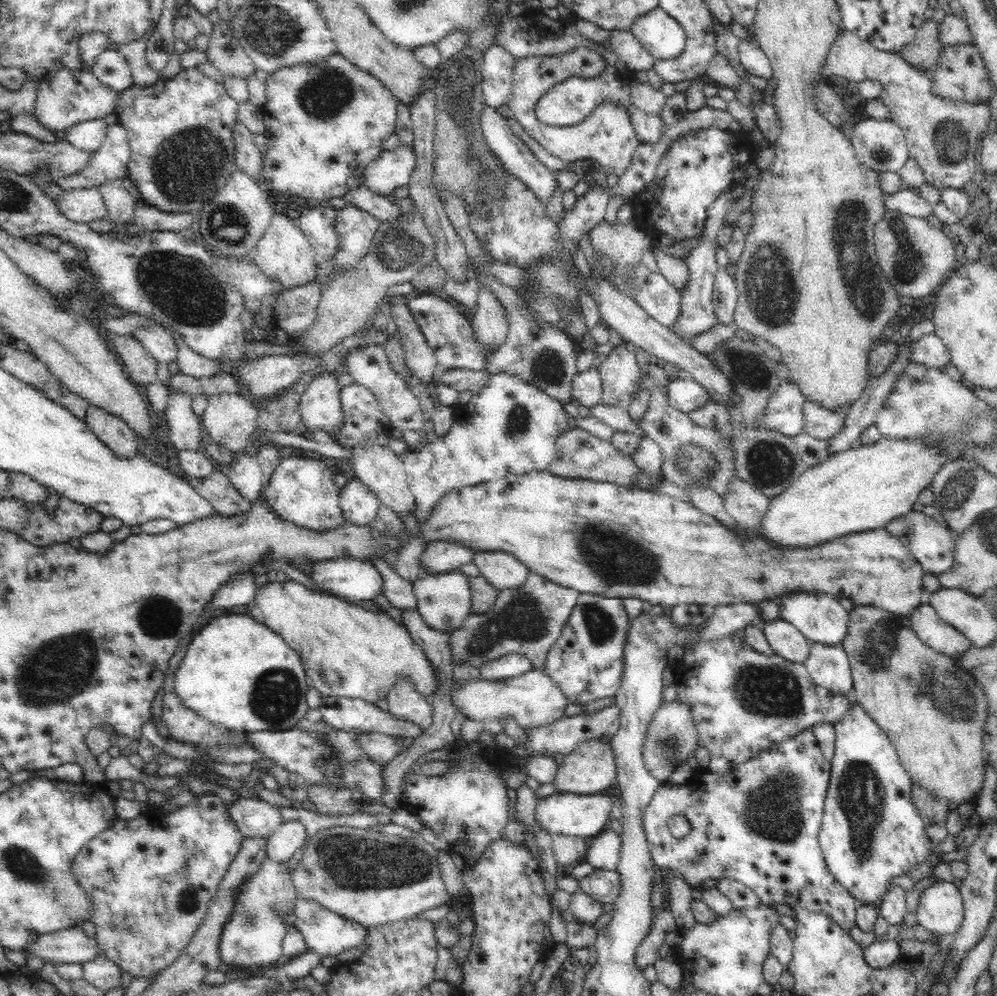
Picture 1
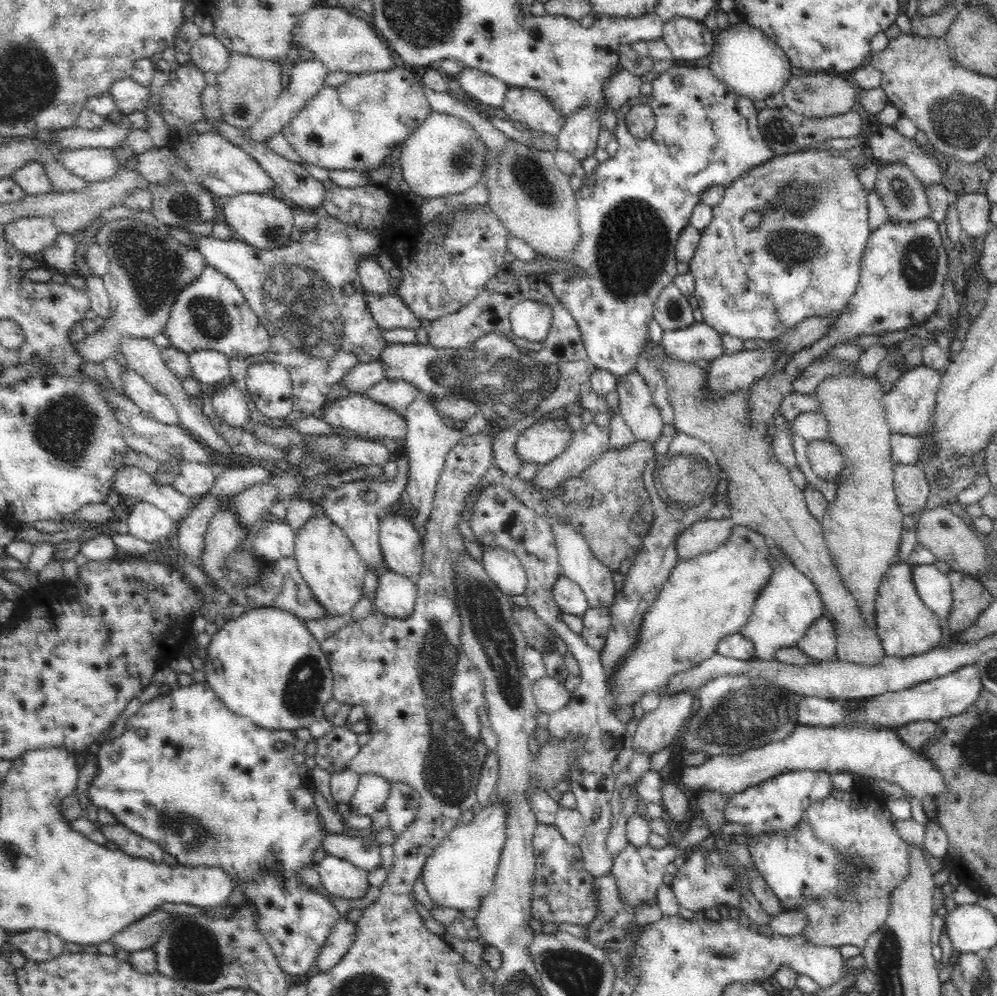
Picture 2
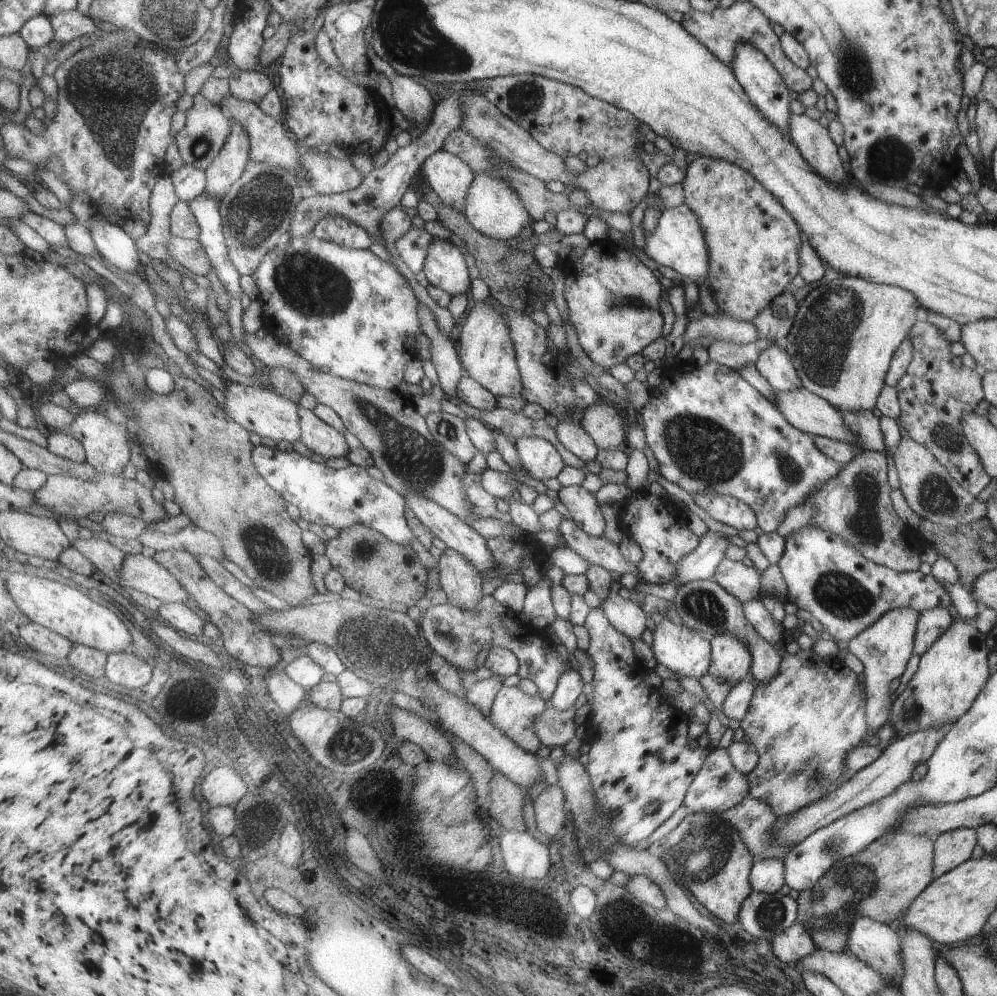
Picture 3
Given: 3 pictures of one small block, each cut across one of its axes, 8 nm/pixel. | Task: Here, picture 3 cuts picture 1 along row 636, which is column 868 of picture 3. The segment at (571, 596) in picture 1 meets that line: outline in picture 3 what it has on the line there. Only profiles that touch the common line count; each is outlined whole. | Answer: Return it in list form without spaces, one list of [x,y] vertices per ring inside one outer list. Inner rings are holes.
[[[859,451],[851,462],[842,465],[840,473],[835,478],[827,479],[820,483],[815,491],[812,491],[803,503],[798,507],[790,508],[777,527],[776,533],[785,538],[788,534],[802,529],[803,526],[815,525],[827,533],[839,535],[849,545],[853,546],[860,555],[897,572],[917,571],[922,563],[919,555],[925,549],[932,549],[929,542],[923,538],[920,532],[905,525],[891,507],[889,492],[891,488],[887,483],[887,454],[885,451]]]

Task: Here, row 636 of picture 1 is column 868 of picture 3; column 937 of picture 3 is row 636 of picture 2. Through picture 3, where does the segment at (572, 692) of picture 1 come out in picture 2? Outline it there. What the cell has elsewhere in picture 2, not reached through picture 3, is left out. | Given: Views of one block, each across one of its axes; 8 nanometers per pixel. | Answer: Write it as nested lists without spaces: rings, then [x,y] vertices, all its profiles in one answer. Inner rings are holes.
[[[591,606],[582,616],[585,629],[580,635],[588,645],[601,652],[604,648],[609,628],[611,627],[611,608],[606,606]]]

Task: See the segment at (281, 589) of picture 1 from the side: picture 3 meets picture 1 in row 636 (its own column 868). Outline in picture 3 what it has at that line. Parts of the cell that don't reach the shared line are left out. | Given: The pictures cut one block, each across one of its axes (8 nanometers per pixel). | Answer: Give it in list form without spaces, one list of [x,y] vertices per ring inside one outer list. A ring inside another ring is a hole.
[[[837,275],[833,280],[825,280],[812,288],[801,300],[798,302],[796,308],[796,315],[793,318],[793,324],[786,334],[786,345],[784,351],[789,355],[792,365],[795,367],[800,383],[804,389],[811,391],[814,395],[822,398],[825,402],[834,406],[838,411],[871,411],[876,407],[876,398],[881,388],[884,385],[884,378],[888,371],[888,366],[893,352],[899,343],[906,338],[907,331],[913,323],[921,316],[921,309],[918,302],[910,292],[903,290],[893,285],[880,285],[877,283],[870,283],[863,280],[861,277],[851,275]]]

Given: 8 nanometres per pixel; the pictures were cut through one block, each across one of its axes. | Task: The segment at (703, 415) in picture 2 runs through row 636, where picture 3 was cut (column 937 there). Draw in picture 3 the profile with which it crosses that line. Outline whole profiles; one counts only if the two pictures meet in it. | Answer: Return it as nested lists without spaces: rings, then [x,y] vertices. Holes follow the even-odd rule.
[[[961,827],[953,829],[936,836],[933,843],[933,868],[932,878],[939,878],[942,874],[955,868],[958,864],[965,862],[972,853],[973,846],[977,845],[975,829],[969,827]]]

